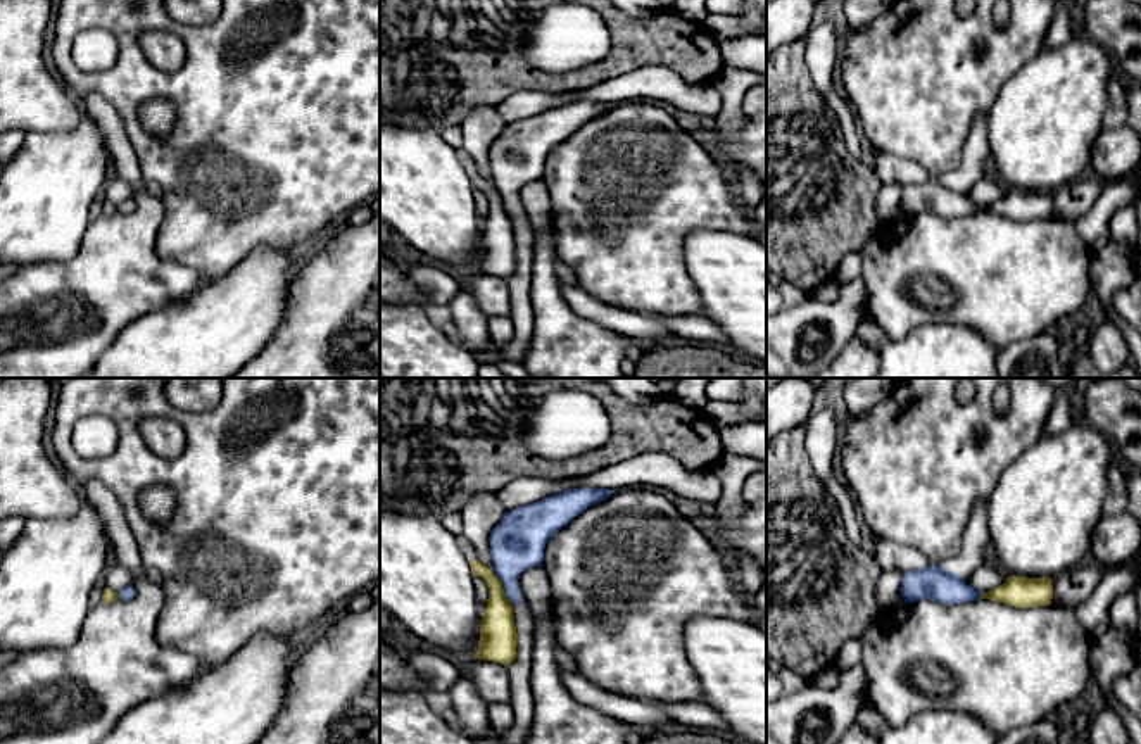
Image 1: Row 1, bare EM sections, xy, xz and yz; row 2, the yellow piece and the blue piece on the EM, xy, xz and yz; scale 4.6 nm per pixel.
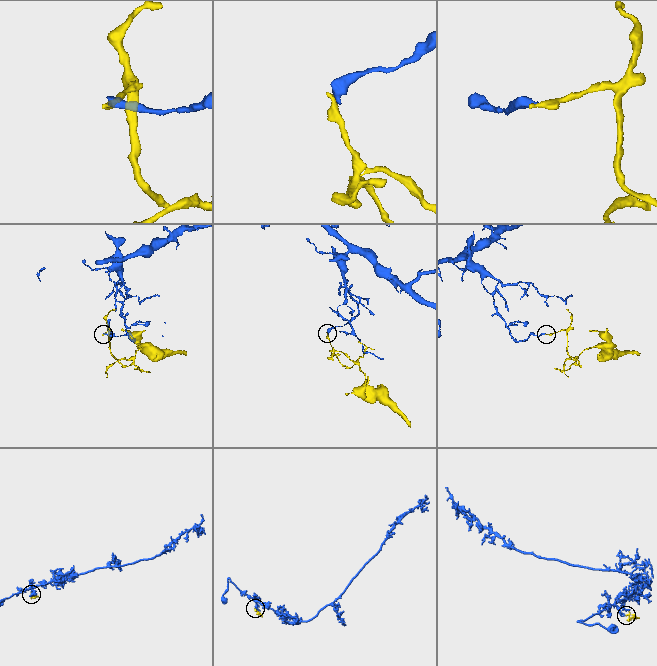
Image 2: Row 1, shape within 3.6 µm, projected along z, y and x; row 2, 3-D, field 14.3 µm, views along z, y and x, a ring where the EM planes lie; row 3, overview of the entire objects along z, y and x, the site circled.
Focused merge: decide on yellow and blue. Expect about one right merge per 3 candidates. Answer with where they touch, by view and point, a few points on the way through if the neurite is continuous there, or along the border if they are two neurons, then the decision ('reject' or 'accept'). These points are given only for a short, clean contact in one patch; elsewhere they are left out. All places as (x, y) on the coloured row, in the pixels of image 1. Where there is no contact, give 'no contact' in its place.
meets yellow in xz at (503, 589); border along xz (496, 573), (510, 603); reject

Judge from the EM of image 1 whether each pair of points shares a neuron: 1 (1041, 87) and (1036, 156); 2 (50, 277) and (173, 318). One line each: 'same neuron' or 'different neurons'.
1: same neuron
2: different neurons

